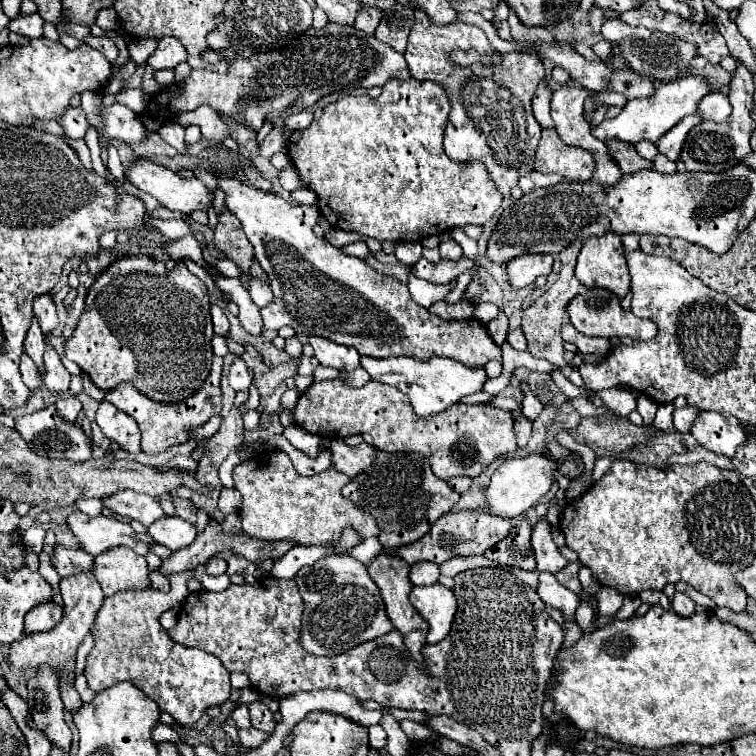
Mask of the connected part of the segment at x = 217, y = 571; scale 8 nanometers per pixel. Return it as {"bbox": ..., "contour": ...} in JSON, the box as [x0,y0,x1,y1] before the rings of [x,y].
{"bbox":[205,557,227,575],"contour":[[[211,557],[205,567],[207,567],[209,575],[223,575],[227,571],[227,561],[221,557]]]}

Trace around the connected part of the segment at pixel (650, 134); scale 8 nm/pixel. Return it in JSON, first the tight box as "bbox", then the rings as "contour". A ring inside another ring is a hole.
{"bbox":[591,77,709,143],"contour":[[[683,77],[679,81],[671,81],[671,83],[663,83],[657,87],[653,97],[647,99],[631,99],[627,101],[627,105],[623,107],[623,111],[613,117],[613,119],[605,119],[601,121],[597,127],[591,129],[593,137],[597,137],[599,141],[609,141],[609,139],[619,139],[625,143],[639,143],[643,139],[647,141],[657,141],[663,133],[667,133],[673,125],[677,125],[683,117],[695,113],[699,101],[709,93],[709,85],[703,77]]]}

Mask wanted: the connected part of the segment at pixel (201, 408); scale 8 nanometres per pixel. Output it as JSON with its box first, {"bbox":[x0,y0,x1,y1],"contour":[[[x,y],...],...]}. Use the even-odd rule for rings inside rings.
{"bbox":[107,357,223,455],"contour":[[[215,357],[213,359],[213,367],[211,367],[211,375],[207,377],[205,385],[201,391],[197,391],[193,397],[189,397],[183,403],[177,405],[163,405],[163,403],[155,403],[149,397],[145,397],[143,393],[135,391],[131,383],[123,383],[117,385],[115,389],[107,391],[107,401],[111,401],[117,409],[121,409],[123,413],[135,417],[139,429],[141,429],[141,445],[143,445],[143,453],[155,455],[155,453],[163,453],[173,445],[181,445],[187,441],[187,433],[191,433],[193,429],[205,424],[211,417],[217,415],[222,410],[222,394],[220,389],[220,379],[223,371],[223,359]]]}

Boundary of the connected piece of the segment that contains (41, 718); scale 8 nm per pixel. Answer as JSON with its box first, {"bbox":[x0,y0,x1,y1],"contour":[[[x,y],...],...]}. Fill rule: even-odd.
{"bbox":[27,665,71,751],"contour":[[[39,665],[35,675],[27,683],[29,689],[29,711],[37,727],[55,741],[57,747],[69,751],[71,749],[71,729],[65,725],[65,709],[59,695],[59,677],[47,669],[47,665]]]}

